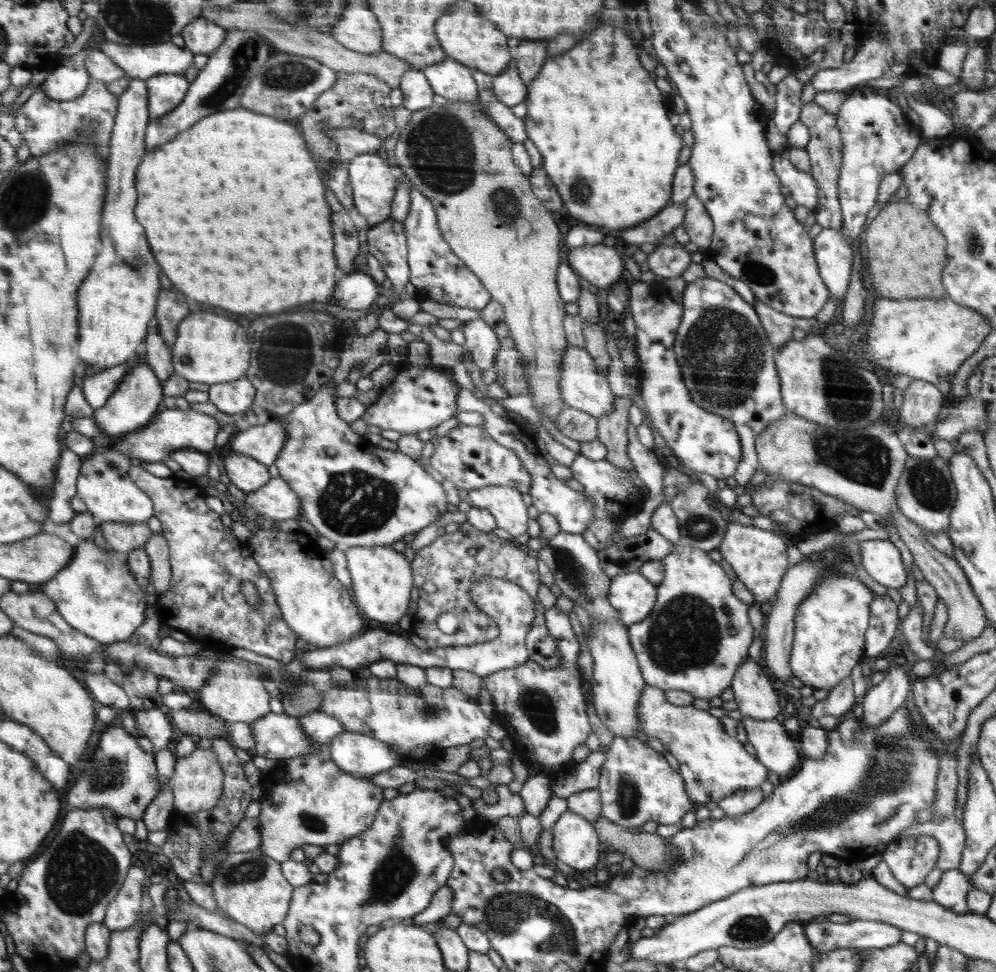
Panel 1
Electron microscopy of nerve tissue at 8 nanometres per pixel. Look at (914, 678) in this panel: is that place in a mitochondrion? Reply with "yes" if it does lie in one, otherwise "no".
no

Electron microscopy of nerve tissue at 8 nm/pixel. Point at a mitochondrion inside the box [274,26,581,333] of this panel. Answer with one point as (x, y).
(439, 148)

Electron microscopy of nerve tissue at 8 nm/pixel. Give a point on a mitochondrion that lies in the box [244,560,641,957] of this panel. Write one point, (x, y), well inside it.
(521, 915)

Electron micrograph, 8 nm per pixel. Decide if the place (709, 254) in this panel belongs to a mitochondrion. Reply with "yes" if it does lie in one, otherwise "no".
no

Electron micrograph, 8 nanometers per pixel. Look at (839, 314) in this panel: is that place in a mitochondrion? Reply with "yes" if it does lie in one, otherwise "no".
no

